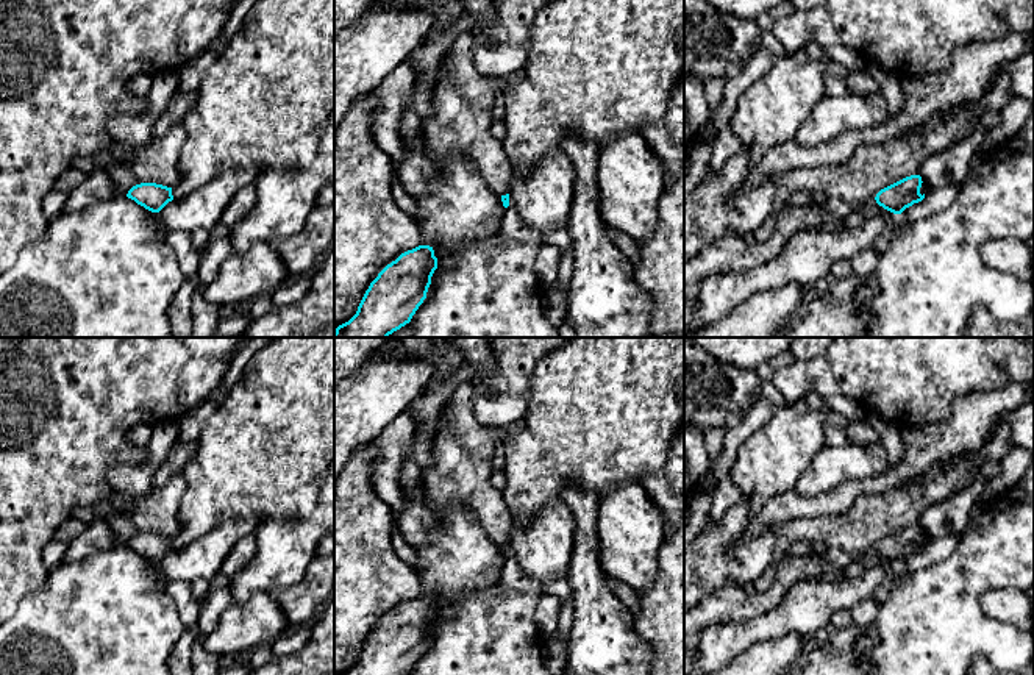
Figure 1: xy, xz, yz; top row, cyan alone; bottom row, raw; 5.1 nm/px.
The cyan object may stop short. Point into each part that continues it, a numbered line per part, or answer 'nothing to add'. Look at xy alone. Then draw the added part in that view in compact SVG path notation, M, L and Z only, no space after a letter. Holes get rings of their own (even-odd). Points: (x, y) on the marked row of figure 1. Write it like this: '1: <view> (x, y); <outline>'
1: xy (264, 102); M259 0L198 86L192 109L181 120L186 141L180 150L180 180L172 188L181 200L197 188L242 167L291 170L308 166L334 112L334 0Z

